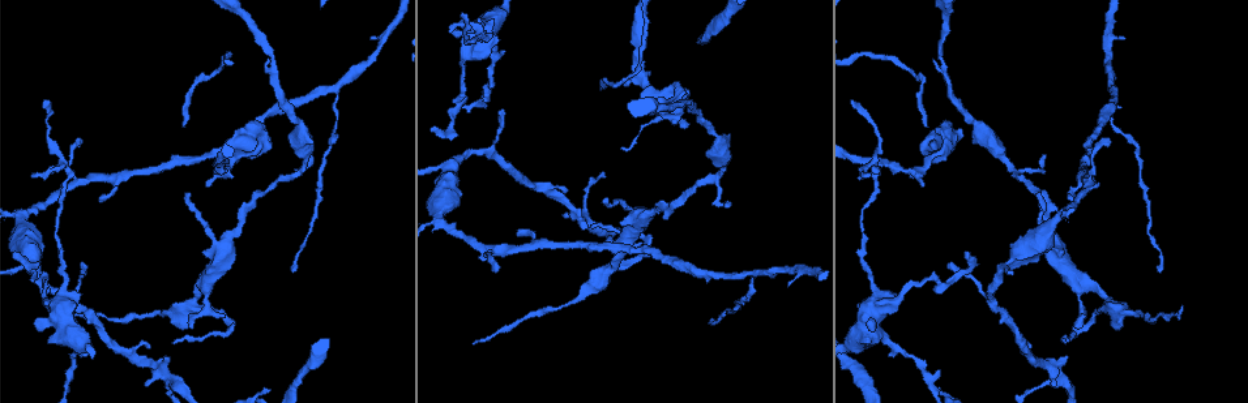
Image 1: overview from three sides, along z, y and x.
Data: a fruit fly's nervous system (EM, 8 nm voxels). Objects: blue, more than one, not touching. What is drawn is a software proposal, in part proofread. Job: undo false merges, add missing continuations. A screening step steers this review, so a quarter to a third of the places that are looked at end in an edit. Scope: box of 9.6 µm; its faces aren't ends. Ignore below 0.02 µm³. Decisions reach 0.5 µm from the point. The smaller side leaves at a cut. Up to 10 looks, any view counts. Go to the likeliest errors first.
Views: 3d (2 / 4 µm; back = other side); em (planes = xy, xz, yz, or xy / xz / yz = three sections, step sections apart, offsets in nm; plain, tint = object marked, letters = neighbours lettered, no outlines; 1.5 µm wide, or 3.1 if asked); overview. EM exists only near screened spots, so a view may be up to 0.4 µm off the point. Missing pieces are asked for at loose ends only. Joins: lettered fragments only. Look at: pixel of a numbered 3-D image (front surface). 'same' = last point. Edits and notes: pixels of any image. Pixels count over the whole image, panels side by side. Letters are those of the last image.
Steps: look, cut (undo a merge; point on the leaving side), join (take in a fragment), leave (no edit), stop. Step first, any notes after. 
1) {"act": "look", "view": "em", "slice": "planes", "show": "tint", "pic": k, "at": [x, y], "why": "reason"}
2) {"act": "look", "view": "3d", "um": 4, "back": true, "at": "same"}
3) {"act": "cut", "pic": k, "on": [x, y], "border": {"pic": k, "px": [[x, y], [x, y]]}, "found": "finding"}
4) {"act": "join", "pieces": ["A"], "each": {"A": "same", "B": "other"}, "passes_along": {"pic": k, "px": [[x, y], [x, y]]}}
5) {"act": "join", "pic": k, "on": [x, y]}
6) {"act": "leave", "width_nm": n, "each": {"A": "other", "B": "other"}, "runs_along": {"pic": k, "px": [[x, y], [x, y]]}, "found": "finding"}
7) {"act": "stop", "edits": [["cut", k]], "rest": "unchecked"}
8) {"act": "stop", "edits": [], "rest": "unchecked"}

{"act": "look", "view": "em", "slice": "planes", "show": "letters", "pic": 1, "at": [1105, 300], "why": "thin arm on a thick one"}

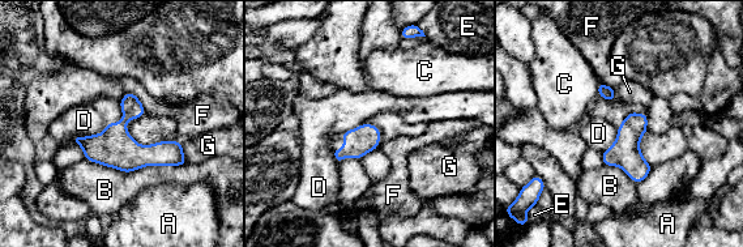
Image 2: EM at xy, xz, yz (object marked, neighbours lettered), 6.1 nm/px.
{"act": "leave", "width_nm": 170, "longest_contact_nm": ["B", 600], "each": {"A": "other", "B": "other", "C": "other", "D": "other", "E": "other", "F": "other", "G": "other"}, "found": "continuous, no second neuron"}

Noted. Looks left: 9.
{"act": "look", "view": "em", "slice": "planes", "show": "letters", "pic": 1, "at": [923, 186], "why": "tapers out"}

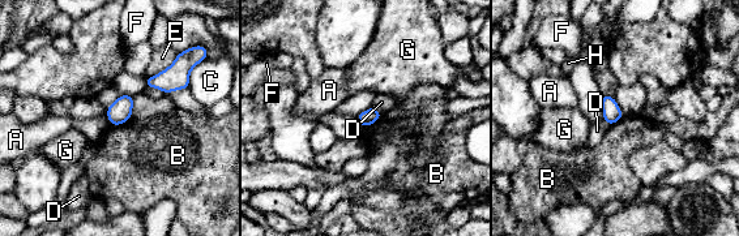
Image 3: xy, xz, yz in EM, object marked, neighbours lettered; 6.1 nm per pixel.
{"act": "leave", "width_nm": 90, "each": {"A": "other", "B": "other", "C": "other", "D": "other", "E": "other", "F": "other", "G": "other", "H": "other"}, "border": {"pic": 3, "px": [[383, 114], [371, 124], [362, 127]]}, "found": "none of them fits"}

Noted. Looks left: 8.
{"act": "look", "view": "3d", "um": 2, "pic": 1, "at": [475, 343], "why": "an open end"}

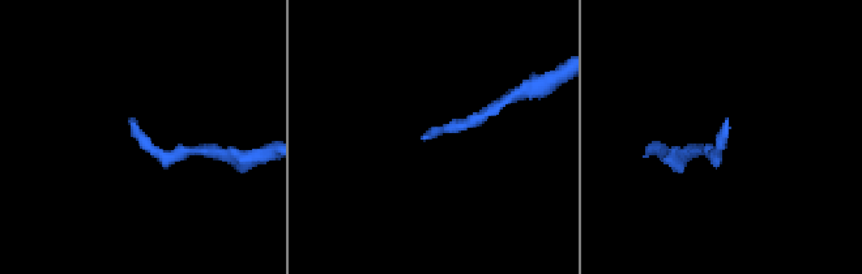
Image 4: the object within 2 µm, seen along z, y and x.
{"act": "look", "view": "em", "slice": "planes", "show": "plain", "pic": 4, "at": [427, 136], "why": "need the tissue"}

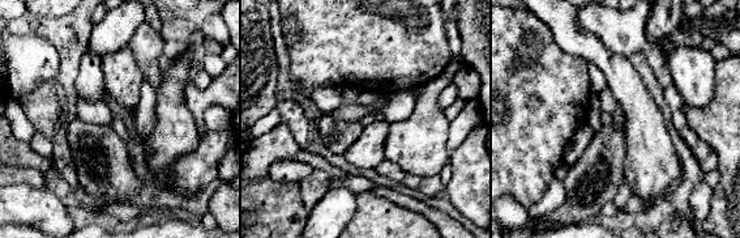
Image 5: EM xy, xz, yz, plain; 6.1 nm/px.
{"act": "look", "view": "em", "slice": "planes", "show": "letters", "at": "same", "why": "what lies round it"}

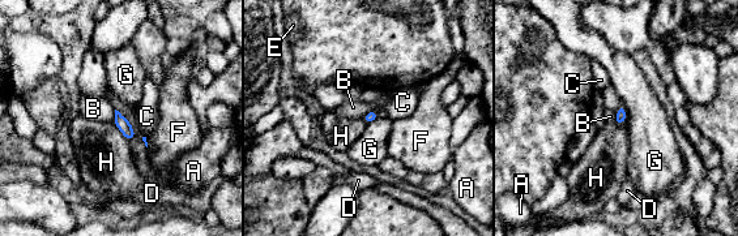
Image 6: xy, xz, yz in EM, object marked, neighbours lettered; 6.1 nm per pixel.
{"act": "leave", "each": {"A": "other", "B": "other", "C": "other", "D": "other", "E": "other", "F": "other", "G": "other", "H": "other"}, "border": {"pic": 6, "px": [[622, 103], [627, 118]]}, "found": "none of them fits"}

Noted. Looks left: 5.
{"act": "look", "view": "3d", "um": 4, "pic": 1, "at": [519, 235], "why": "thin end"}

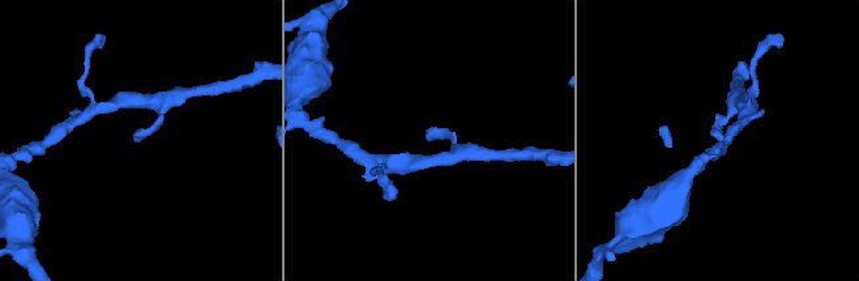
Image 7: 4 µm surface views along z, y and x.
{"act": "look", "view": "em", "slice": "xz", "step": 4, "show": "tint", "pic": 7, "at": [136, 140]}

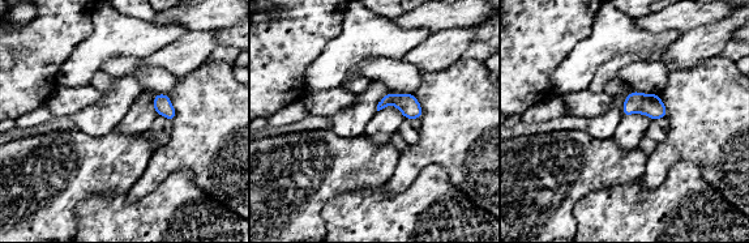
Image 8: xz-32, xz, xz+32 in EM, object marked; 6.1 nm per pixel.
{"act": "look", "view": "em", "slice": "yz", "step": 4, "show": "letters", "at": "same"}

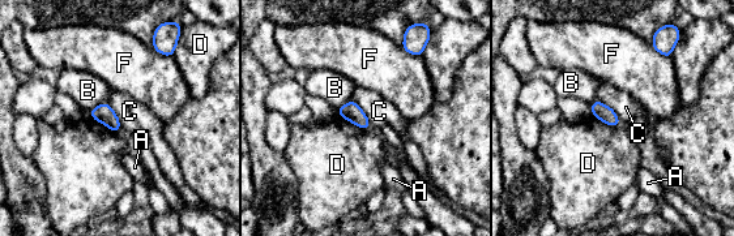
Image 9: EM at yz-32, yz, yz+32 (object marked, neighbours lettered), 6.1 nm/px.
{"act": "leave", "longest_contact_nm": ["D", 220], "each": {"A": "other", "B": "other", "C": "other", "D": "other", "F": "other"}, "border": {"pic": 9, "px": [[338, 116], [361, 128], [370, 128]]}, "found": "no lettered fragment goes on from it"}

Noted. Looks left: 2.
{"act": "stop", "edits": [], "rest": "unchecked"}

